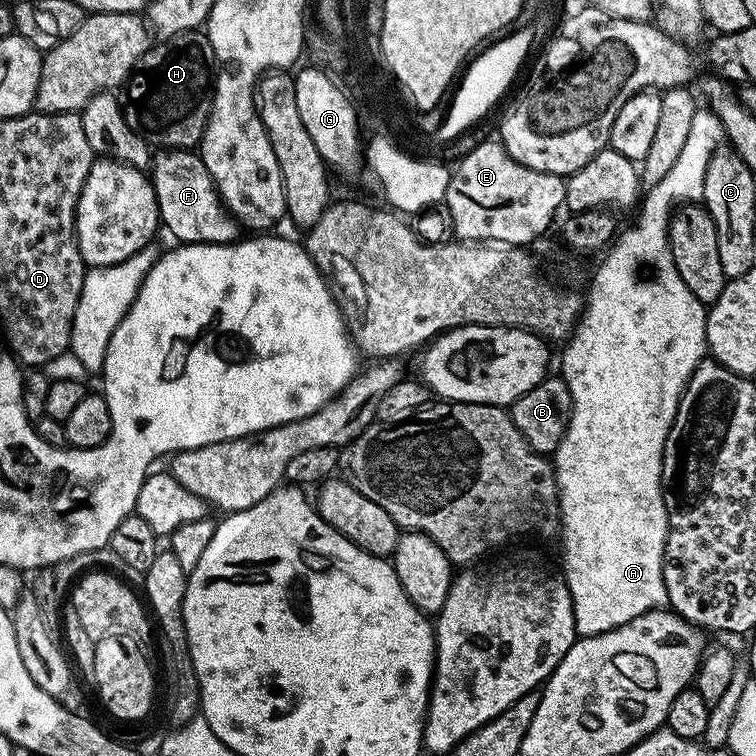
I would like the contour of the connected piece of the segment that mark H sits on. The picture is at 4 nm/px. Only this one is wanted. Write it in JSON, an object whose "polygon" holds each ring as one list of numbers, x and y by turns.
{"polygon":[[203,31,183,32,166,41,153,43,148,51,142,54,142,58,138,58,122,88,122,107,130,130,137,132,152,146,195,149,204,136,212,113,215,67,214,46,210,46]]}

